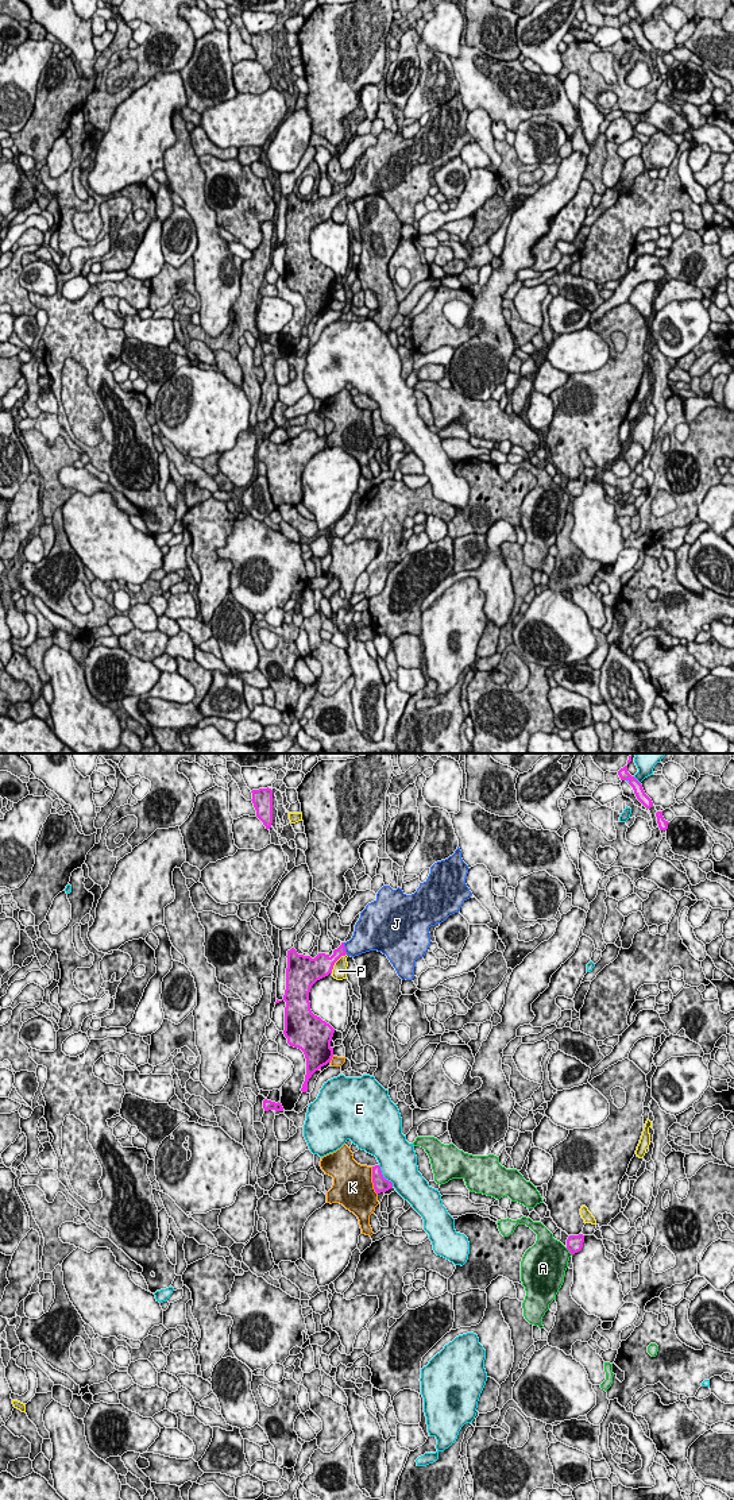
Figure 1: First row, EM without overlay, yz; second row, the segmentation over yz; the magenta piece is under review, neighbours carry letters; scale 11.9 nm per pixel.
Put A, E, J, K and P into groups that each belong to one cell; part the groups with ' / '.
A / E / J / K / P

